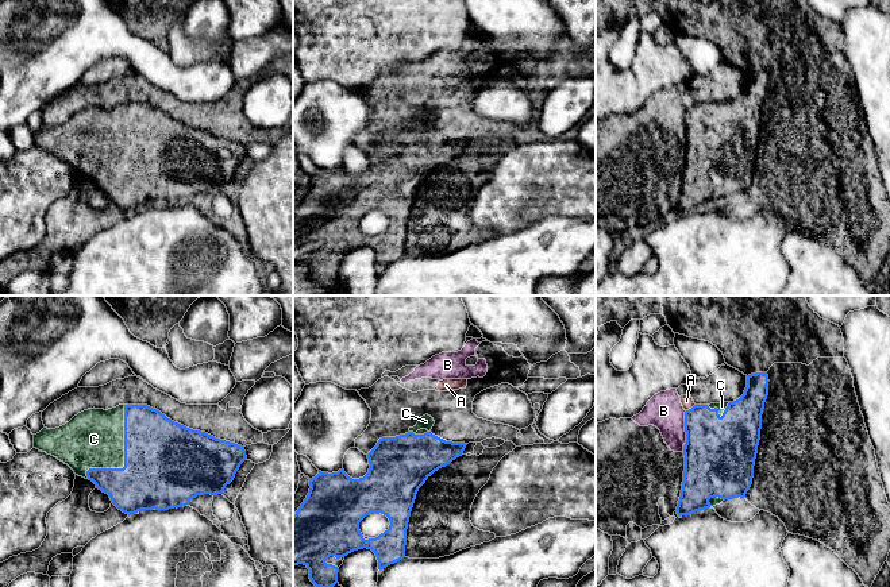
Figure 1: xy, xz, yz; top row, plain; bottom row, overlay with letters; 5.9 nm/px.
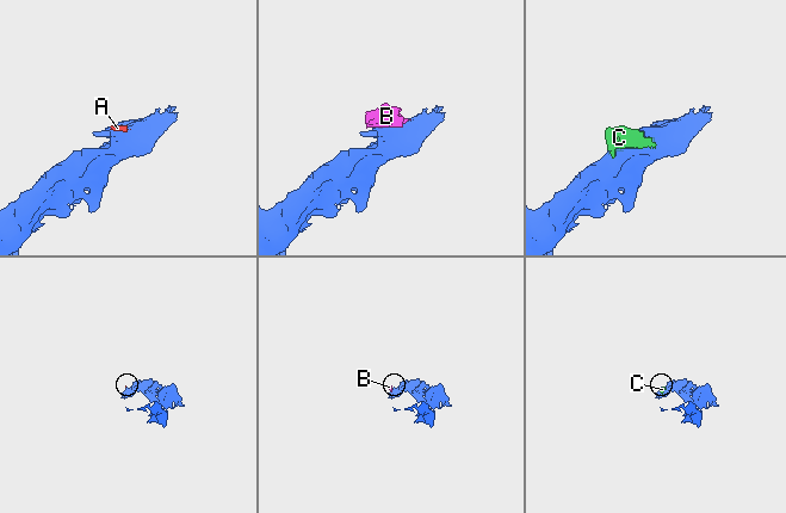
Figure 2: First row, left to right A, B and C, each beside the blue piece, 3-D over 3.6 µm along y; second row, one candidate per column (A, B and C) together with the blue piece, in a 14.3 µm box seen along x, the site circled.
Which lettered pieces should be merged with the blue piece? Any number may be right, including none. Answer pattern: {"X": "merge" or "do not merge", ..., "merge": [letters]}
{"A": "do not merge", "B": "do not merge", "C": "merge", "merge": ["C"]}

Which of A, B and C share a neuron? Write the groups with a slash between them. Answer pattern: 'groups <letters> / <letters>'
groups A B / C

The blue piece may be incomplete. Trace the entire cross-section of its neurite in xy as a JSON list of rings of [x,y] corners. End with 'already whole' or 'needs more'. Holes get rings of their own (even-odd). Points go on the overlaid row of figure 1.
[[[147,405],[84,410],[59,428],[43,428],[34,435],[34,448],[92,480],[128,515],[186,506],[203,494],[223,494],[247,459],[244,447],[189,429]]]; needs more

